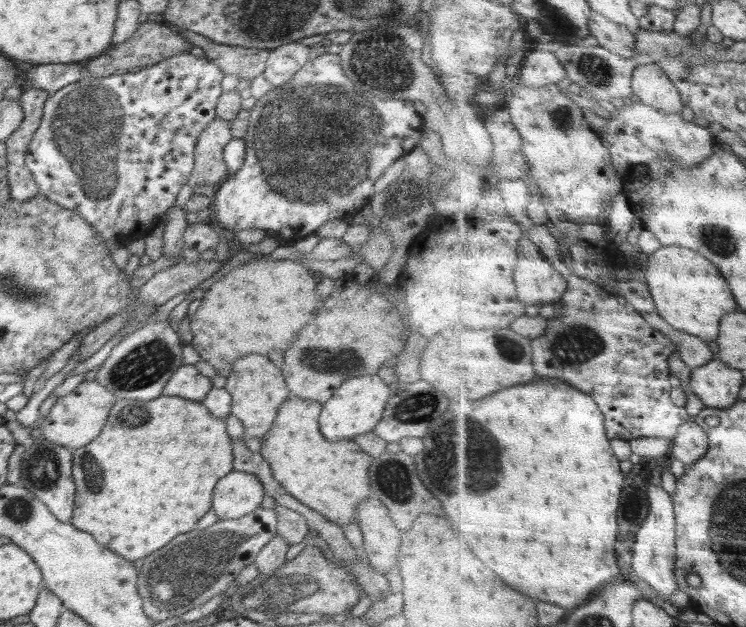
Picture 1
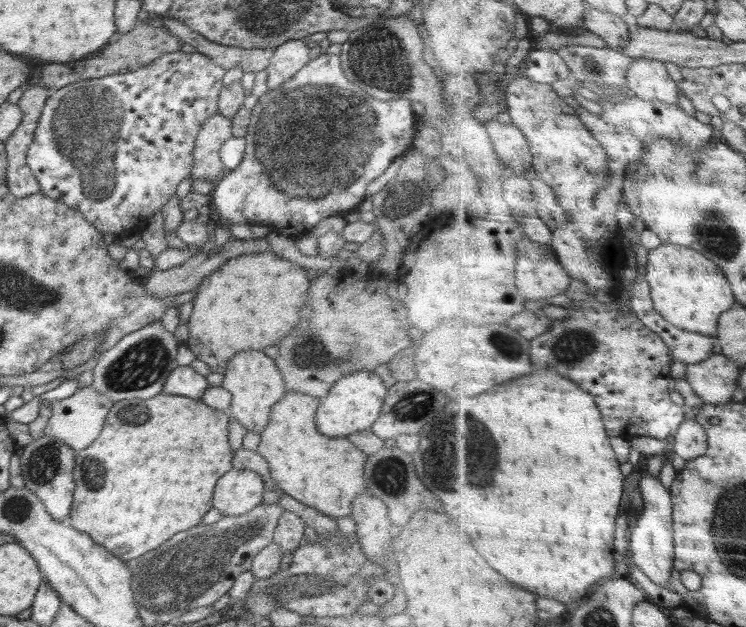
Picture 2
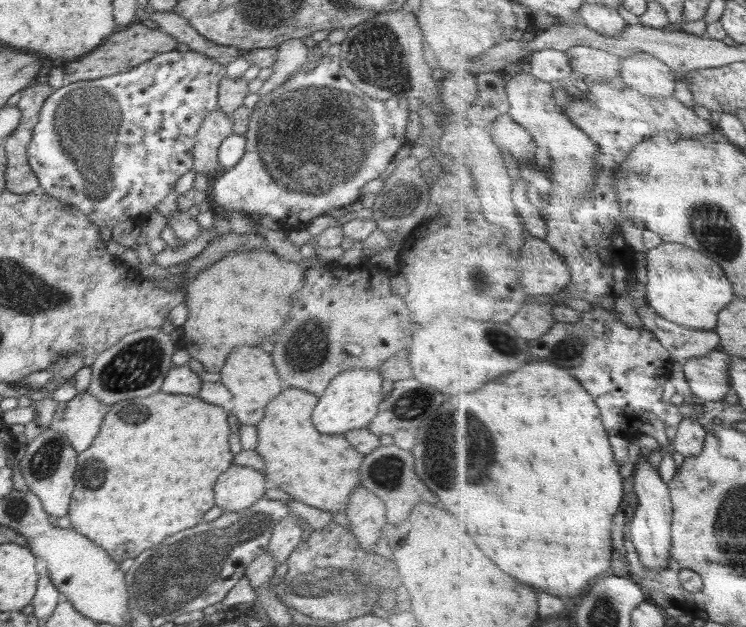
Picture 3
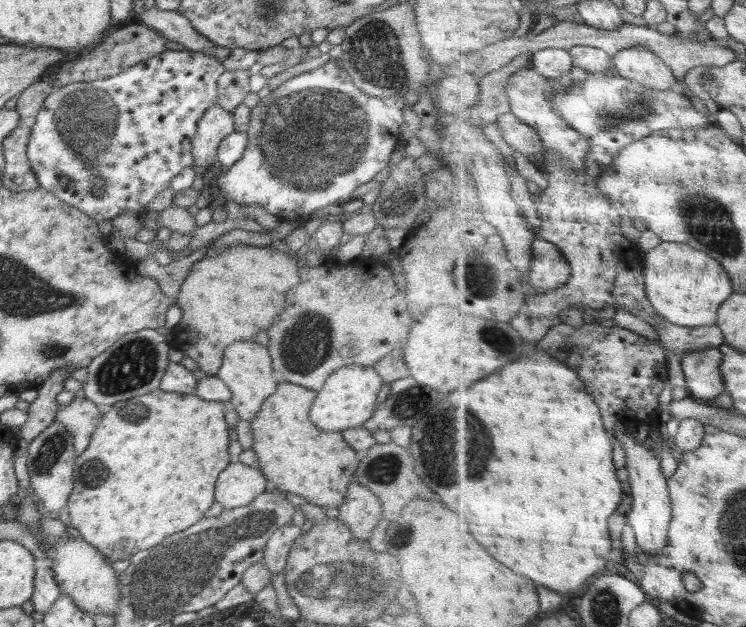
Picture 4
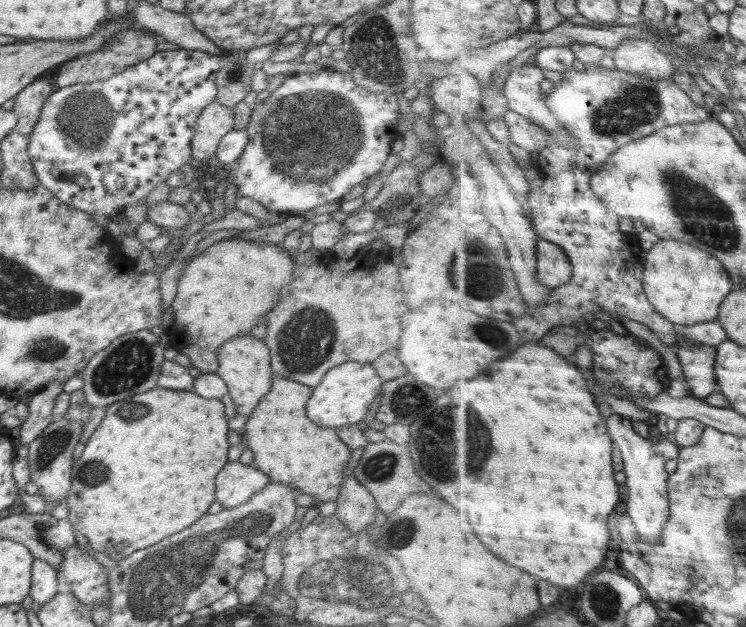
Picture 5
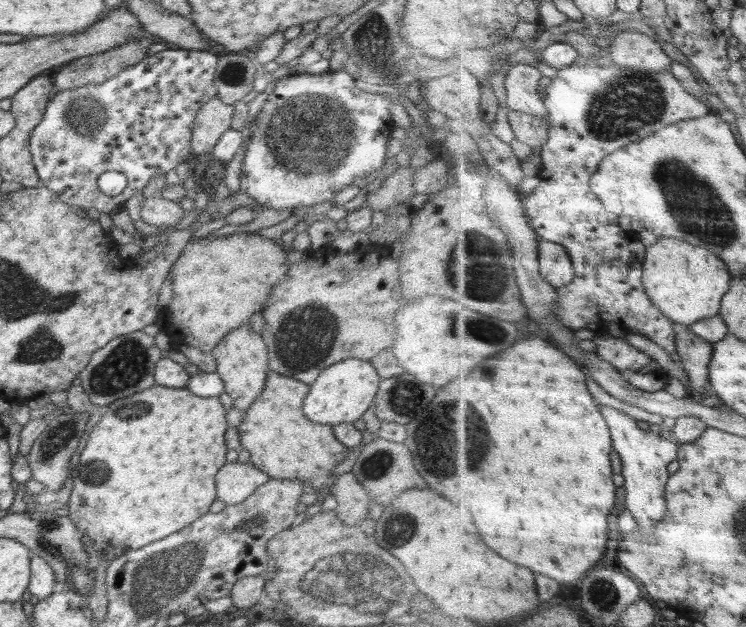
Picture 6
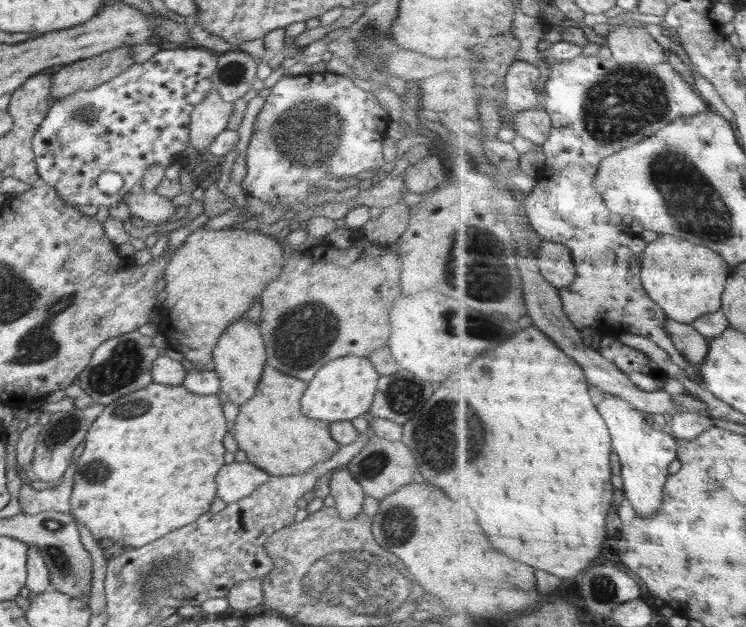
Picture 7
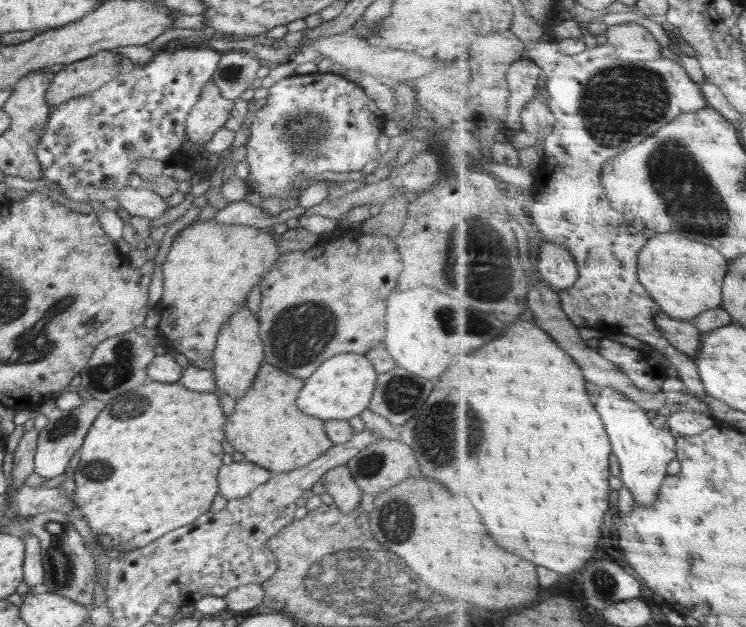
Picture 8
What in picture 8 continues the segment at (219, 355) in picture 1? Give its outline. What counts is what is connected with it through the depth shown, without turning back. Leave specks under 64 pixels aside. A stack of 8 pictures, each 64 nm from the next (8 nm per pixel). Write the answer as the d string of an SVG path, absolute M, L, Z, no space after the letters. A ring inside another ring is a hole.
M214 219L193 221L186 225L173 239L168 256L163 260L163 294L154 308L160 312L157 324L159 335L172 350L184 354L189 364L201 369L213 370L213 350L217 336L227 316L234 314L246 304L246 294L255 284L260 284L262 277L278 264L277 238L270 236L266 229L251 226L220 224Z

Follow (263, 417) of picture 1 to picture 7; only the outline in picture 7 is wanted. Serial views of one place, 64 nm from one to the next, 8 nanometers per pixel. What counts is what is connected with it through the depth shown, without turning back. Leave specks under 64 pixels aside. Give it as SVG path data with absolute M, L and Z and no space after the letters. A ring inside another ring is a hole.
M242 315L225 328L212 352L215 362L214 371L218 375L221 391L236 406L246 404L250 397L254 396L264 367L267 365L265 344L258 332L258 325L252 323L247 315Z

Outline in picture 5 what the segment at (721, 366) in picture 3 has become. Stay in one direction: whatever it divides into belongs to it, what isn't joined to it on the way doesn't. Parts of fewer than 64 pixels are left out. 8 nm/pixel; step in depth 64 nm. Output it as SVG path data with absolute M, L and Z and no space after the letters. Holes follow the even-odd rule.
M684 341L678 350L691 395L706 399L719 390L717 377L718 347Z

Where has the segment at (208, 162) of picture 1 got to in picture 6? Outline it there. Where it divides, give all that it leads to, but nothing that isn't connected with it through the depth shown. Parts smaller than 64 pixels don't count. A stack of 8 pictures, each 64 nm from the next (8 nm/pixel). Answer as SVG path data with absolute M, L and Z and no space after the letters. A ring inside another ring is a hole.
M213 96L198 109L195 118L191 152L196 156L210 154L216 148L220 136L231 129L233 105Z

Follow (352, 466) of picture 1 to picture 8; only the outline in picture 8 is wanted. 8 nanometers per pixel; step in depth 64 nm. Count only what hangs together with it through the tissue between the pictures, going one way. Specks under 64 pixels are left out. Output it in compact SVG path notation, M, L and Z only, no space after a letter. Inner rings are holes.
M266 361L260 365L250 388L243 397L239 398L240 400L236 400L236 408L234 408L234 412L231 412L230 418L226 419L226 424L224 424L226 440L232 444L236 451L245 456L246 461L257 464L271 473L290 472L295 468L310 464L310 462L322 456L329 448L335 445L326 436L322 419L307 415L298 409L296 400L304 383L304 379L290 376L290 374L286 374L277 366Z

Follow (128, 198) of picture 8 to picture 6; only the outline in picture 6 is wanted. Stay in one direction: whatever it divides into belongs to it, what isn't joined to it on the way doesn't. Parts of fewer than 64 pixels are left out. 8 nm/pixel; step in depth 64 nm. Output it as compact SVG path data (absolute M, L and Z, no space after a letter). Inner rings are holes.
M161 196L145 198L140 209L140 218L156 227L164 224L170 230L186 215L181 204Z

